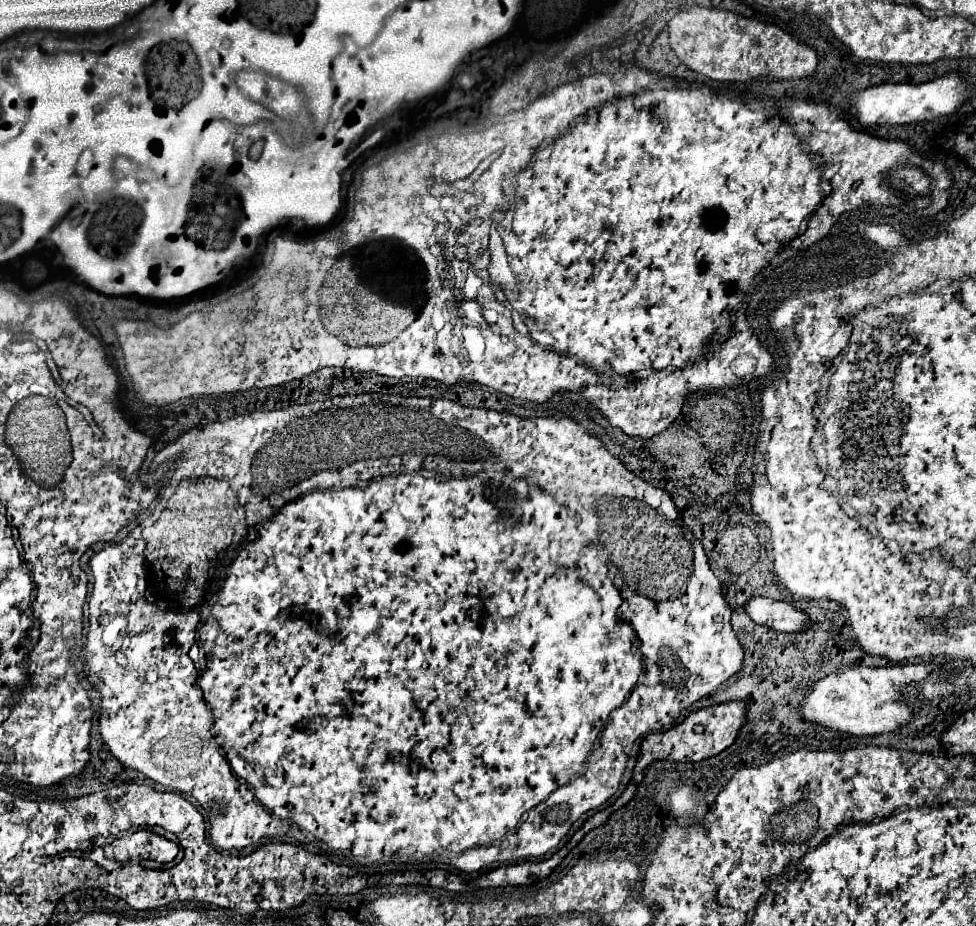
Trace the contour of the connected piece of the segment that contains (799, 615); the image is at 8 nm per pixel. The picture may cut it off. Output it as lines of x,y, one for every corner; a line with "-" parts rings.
750,598
750,602
746,604
746,612
756,624
764,624
780,632
804,632
814,626
806,612
772,598

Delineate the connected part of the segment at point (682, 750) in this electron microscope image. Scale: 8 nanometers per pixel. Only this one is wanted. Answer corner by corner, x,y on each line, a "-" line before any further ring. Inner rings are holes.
744,702
714,704
714,706
708,706
708,708
700,708
700,710
696,710
696,712
690,712
688,718
686,718
682,724
670,728
668,732
650,734
650,736
645,738
641,743
641,750
636,765
633,768
632,779
622,795
609,808
598,811
593,817
586,820
583,826
574,833
564,847
564,850
557,851
550,858
556,856
559,865
566,854
568,854
592,828
604,824
604,822
608,820
608,816
625,806
635,796
637,785
644,777
644,770
653,762
658,760
670,760
670,762
700,762
700,760
706,760
706,758
710,758
710,756
716,756
716,754
720,754
722,750
726,750
728,746
732,746
734,740
738,738
740,728
746,724
746,708
748,708
748,704
744,704
-
652,738
654,738
654,742
652,742
-
658,748
660,748
660,752
658,752

